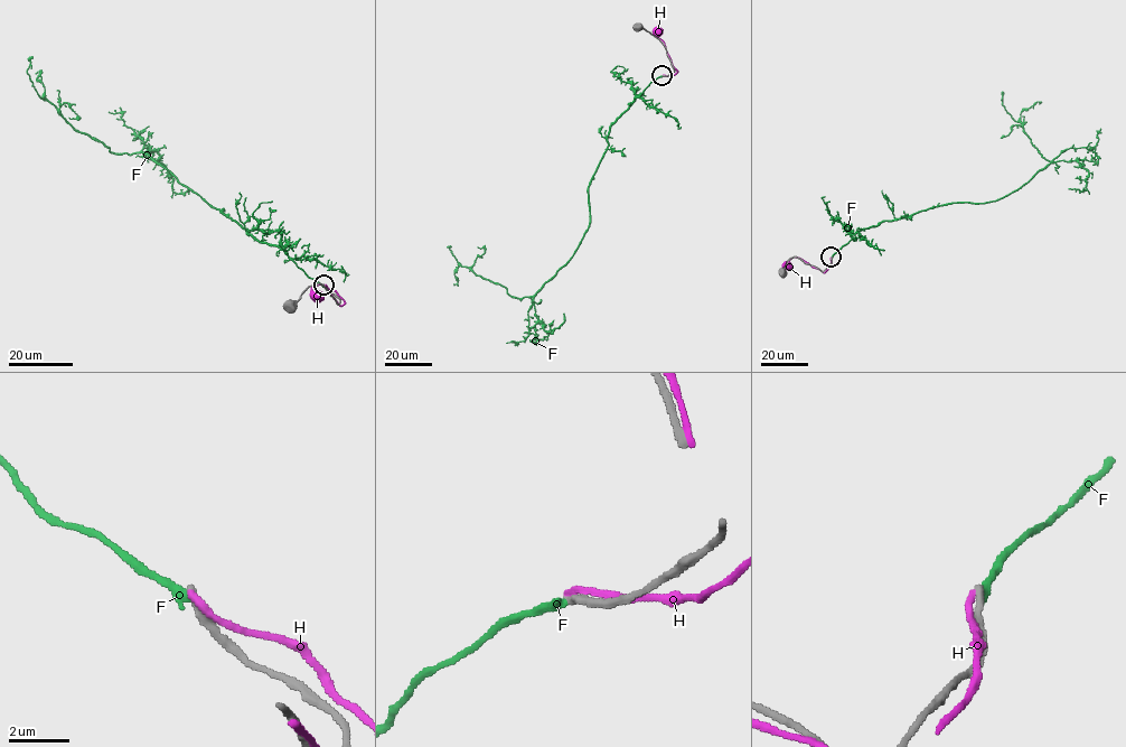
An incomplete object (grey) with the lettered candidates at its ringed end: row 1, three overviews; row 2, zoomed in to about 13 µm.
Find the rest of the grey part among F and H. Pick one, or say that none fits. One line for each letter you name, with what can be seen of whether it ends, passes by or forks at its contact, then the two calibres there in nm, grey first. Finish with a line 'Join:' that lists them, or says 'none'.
Join: none

